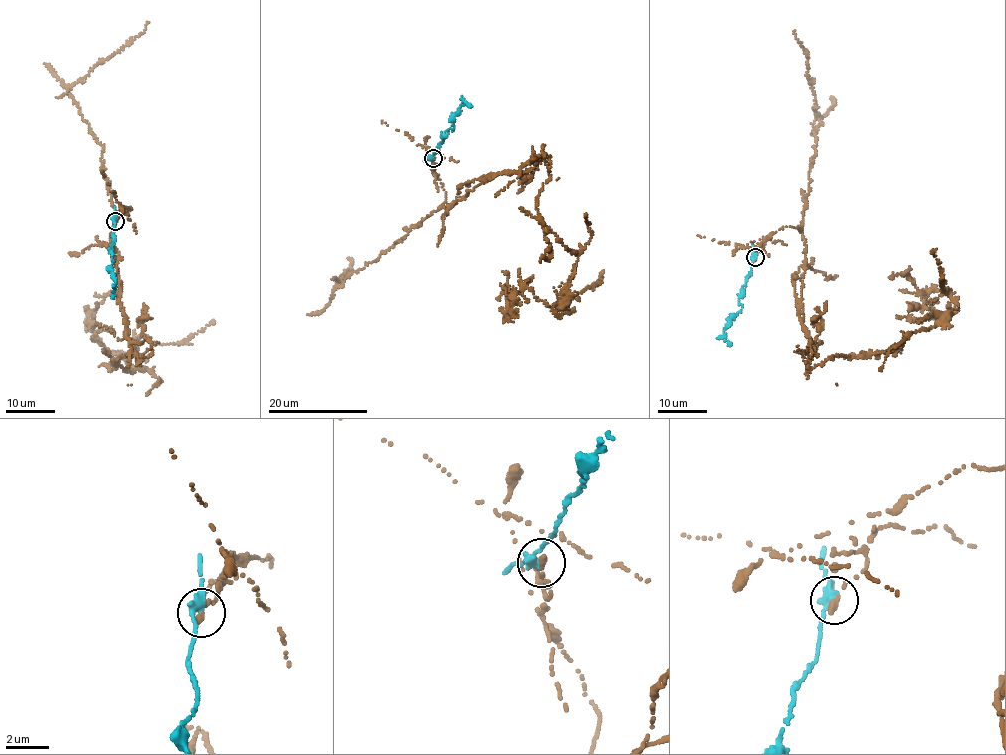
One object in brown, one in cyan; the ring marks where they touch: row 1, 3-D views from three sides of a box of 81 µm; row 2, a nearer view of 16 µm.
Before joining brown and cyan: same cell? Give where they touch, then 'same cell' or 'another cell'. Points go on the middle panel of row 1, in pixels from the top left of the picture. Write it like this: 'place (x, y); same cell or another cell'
place (433, 158); another cell

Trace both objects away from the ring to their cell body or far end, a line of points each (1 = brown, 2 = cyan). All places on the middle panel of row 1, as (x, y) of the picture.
1: (433, 158), (448, 208), (545, 155), (566, 295), (521, 283), (512, 310), (503, 271)
2: (433, 158), (442, 137), (453, 128), (452, 118), (461, 104), (471, 106)

